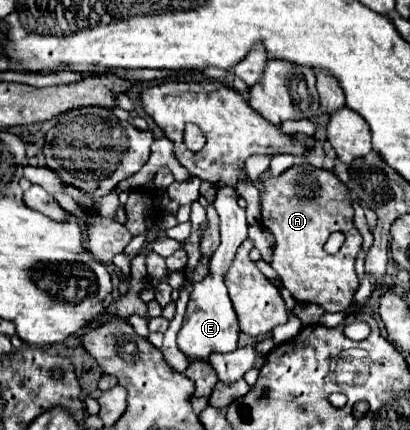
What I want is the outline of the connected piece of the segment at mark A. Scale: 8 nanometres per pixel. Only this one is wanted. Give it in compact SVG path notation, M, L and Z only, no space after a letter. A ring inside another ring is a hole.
M300 165L286 169L278 177L266 171L264 179L258 179L264 187L260 193L260 221L276 239L270 265L282 279L282 285L298 303L316 303L328 313L336 313L344 311L352 303L352 297L358 289L354 261L362 247L362 235L352 225L354 199L348 187L332 171L320 175L328 177L328 185L318 181L318 173L314 173L314 169ZM332 231L342 231L346 235L346 241L336 255L324 251L324 243Z

